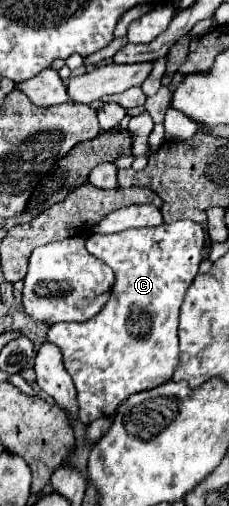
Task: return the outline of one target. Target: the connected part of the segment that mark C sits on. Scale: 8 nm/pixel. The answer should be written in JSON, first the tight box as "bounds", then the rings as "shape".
{"bounds":[47,221,203,423],"shape":[[[175,221],[163,223],[159,227],[127,229],[115,235],[87,237],[87,251],[97,255],[115,271],[115,285],[111,287],[109,301],[105,303],[103,311],[95,315],[95,319],[89,319],[87,323],[55,323],[47,333],[47,339],[63,351],[65,369],[77,389],[81,423],[91,423],[99,417],[111,417],[121,401],[129,395],[159,387],[171,379],[175,367],[179,365],[179,309],[189,285],[197,275],[203,243],[203,227],[195,221]]]}

